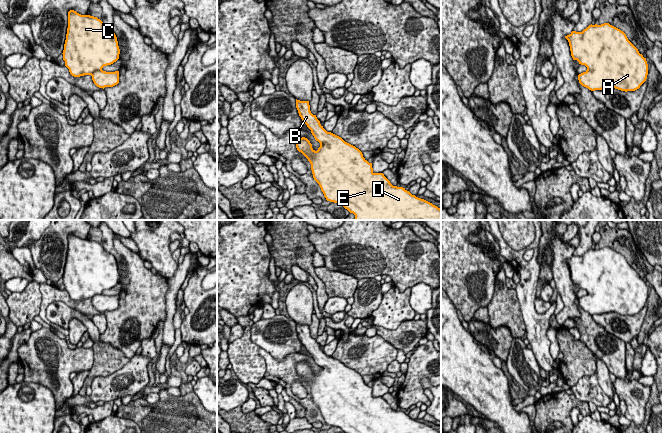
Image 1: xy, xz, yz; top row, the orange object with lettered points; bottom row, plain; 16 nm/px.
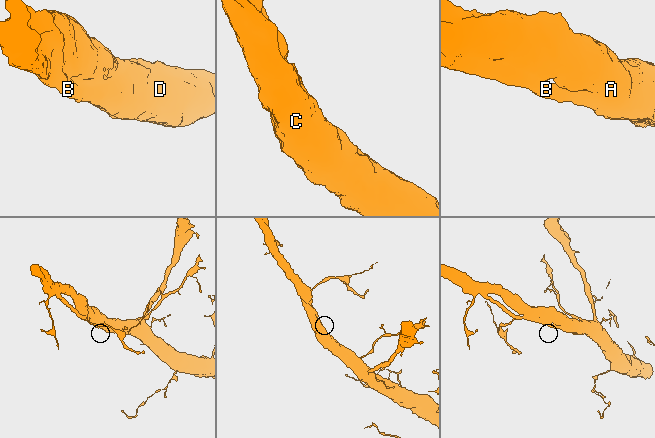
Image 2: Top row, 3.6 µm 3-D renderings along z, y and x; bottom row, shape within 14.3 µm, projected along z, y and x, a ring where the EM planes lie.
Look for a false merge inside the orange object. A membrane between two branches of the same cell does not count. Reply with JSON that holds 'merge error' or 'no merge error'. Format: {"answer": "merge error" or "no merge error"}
{"answer": "no merge error"}

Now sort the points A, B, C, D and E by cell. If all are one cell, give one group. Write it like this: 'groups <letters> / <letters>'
groups A B C D E

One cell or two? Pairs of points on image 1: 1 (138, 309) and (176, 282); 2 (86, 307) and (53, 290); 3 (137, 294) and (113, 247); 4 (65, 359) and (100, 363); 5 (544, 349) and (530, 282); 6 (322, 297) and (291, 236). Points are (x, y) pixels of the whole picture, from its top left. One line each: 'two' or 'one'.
1: two
2: one
3: one
4: two
5: one
6: one

